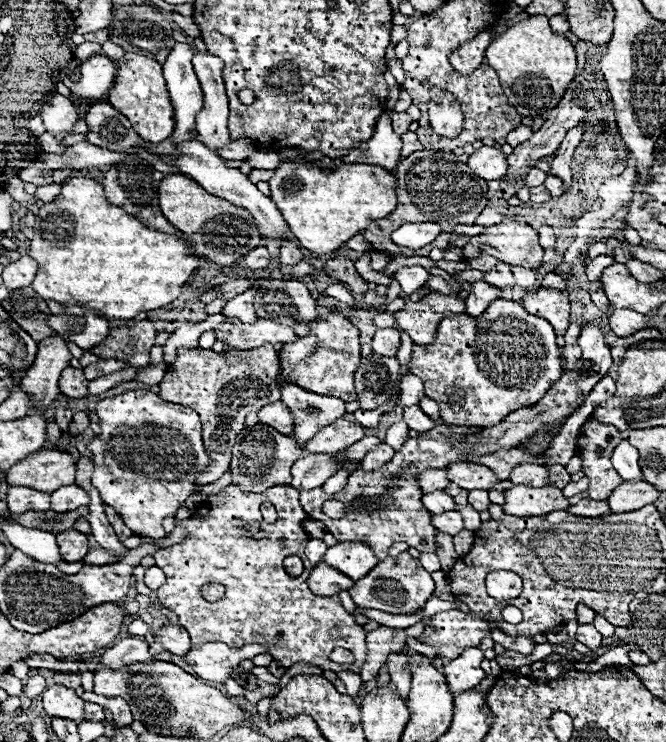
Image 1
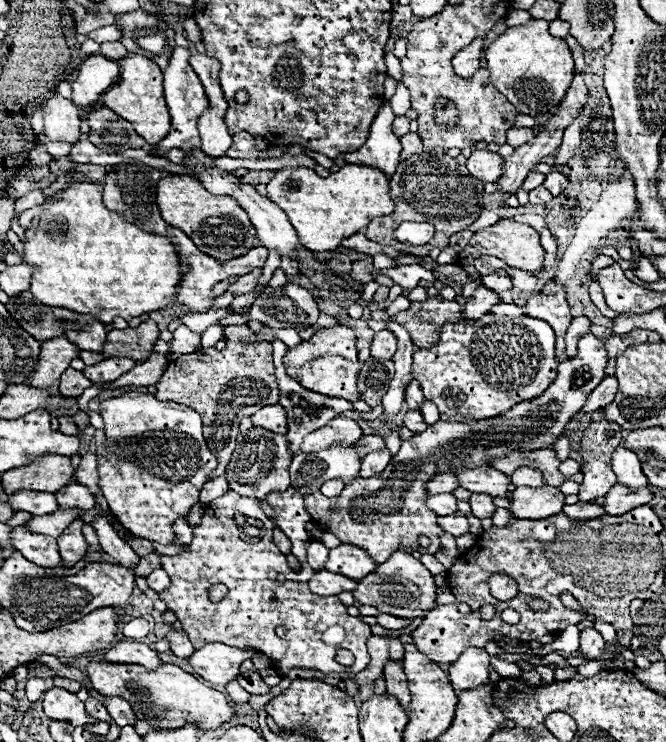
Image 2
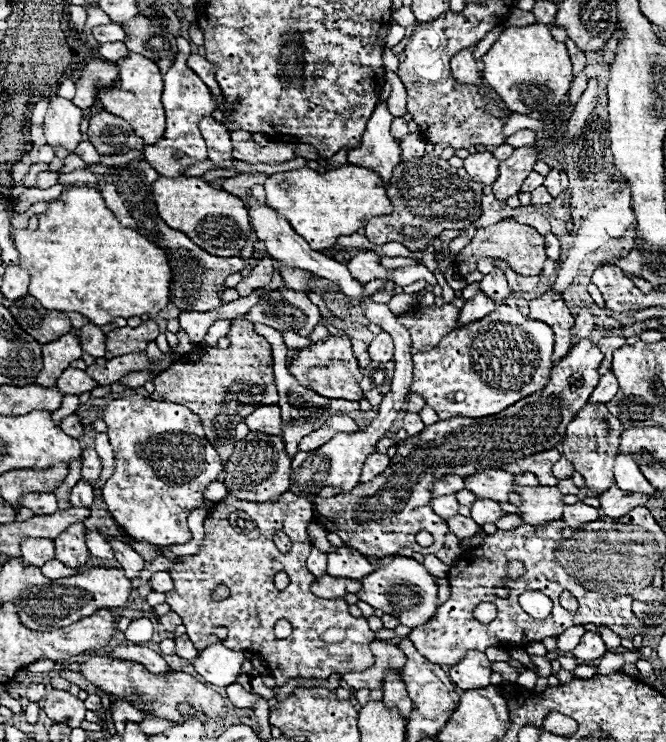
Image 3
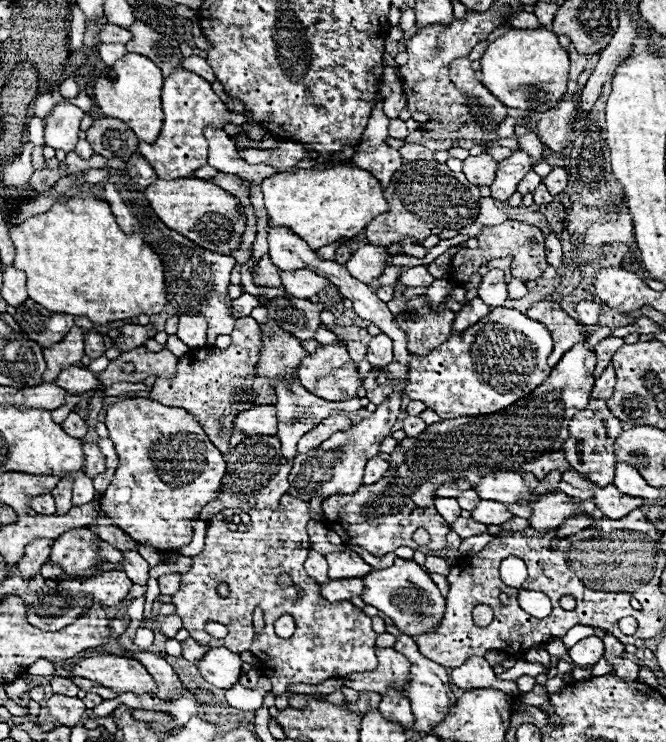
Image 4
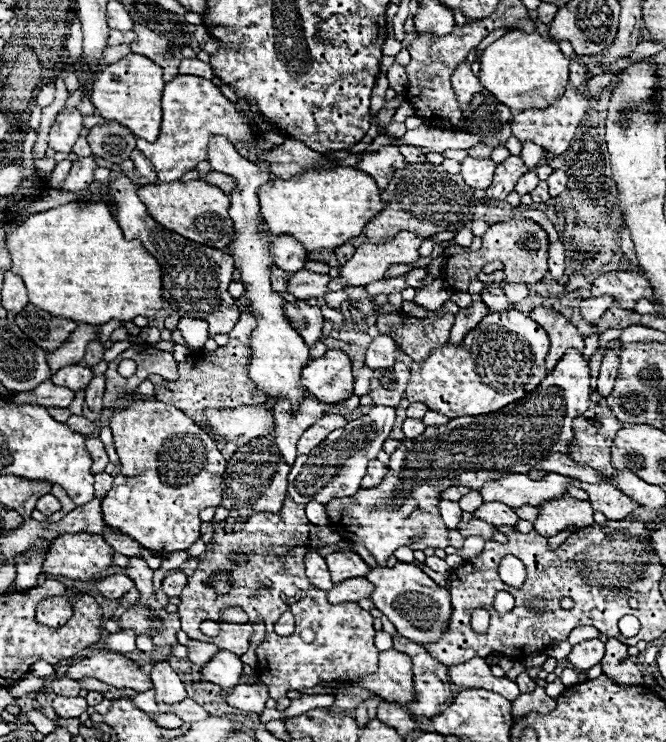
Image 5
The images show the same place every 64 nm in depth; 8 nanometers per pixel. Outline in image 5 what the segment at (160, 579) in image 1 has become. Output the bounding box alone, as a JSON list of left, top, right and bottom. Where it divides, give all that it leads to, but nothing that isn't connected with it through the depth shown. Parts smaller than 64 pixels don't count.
[162,570,188,596]

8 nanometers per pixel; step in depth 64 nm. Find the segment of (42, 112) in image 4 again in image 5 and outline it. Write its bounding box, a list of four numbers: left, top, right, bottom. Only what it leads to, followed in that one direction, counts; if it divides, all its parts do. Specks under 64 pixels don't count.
[36,82,56,108]

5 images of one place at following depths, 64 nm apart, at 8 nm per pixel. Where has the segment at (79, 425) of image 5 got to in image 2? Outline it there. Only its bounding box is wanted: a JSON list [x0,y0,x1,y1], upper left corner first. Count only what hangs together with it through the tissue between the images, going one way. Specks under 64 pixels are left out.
[60,416,80,436]

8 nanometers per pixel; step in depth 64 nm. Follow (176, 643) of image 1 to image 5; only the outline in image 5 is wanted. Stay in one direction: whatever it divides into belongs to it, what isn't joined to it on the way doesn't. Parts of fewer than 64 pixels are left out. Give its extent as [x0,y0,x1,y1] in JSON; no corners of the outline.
[188,640,220,666]

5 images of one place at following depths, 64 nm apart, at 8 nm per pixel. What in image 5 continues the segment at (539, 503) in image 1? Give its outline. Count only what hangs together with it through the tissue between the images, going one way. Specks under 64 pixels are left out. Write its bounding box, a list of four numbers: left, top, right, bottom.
[534,496,594,538]

